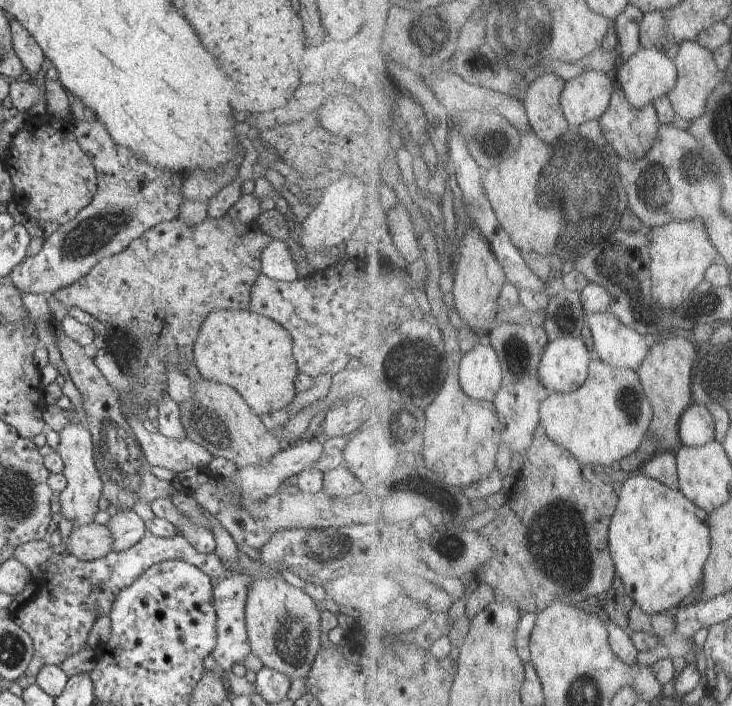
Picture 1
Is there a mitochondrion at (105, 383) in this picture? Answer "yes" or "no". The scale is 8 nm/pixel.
no

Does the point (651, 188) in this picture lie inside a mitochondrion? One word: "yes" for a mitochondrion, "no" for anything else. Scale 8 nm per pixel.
yes

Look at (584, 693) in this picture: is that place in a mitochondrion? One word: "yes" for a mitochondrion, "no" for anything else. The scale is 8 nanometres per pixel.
yes

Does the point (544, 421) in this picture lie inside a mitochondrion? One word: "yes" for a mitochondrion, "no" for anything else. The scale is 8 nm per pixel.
no

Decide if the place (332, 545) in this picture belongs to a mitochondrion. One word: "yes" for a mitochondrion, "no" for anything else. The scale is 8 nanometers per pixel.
yes

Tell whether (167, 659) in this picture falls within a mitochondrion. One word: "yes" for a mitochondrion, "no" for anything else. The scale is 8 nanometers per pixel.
no

